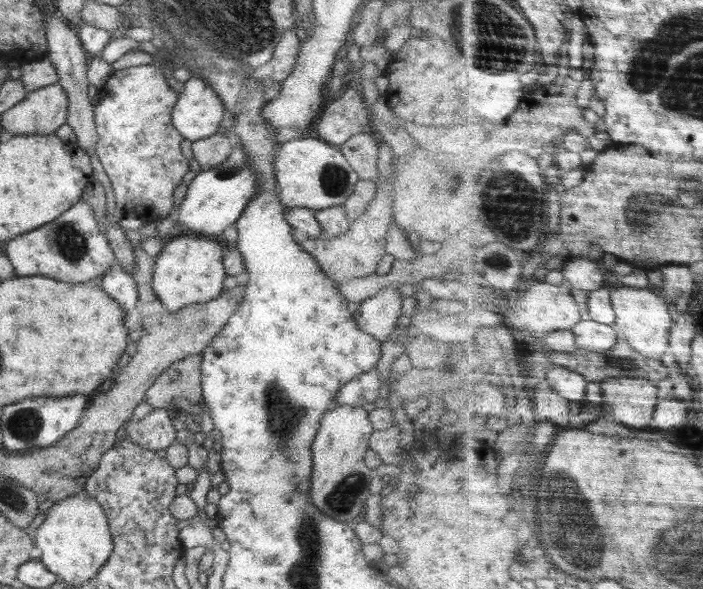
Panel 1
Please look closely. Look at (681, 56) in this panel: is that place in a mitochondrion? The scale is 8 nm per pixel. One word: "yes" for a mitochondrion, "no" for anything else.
yes

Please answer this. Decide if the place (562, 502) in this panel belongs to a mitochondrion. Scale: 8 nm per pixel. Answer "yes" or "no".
yes

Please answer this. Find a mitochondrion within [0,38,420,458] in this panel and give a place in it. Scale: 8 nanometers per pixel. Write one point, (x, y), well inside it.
(72, 243)

